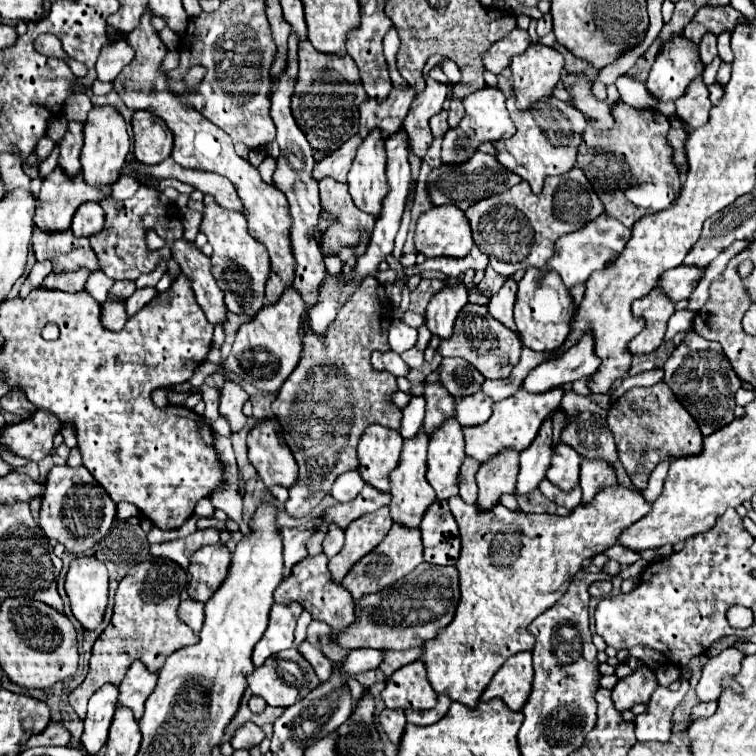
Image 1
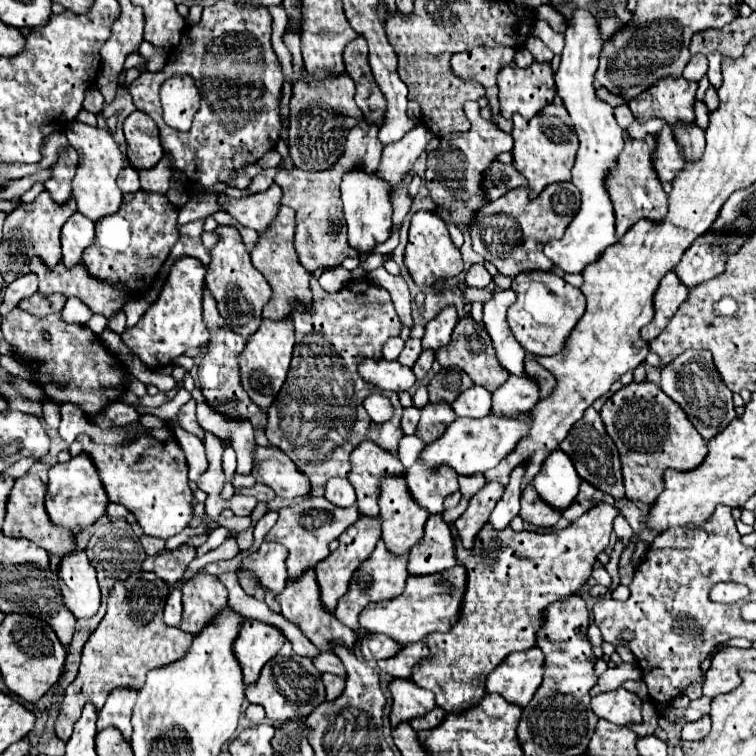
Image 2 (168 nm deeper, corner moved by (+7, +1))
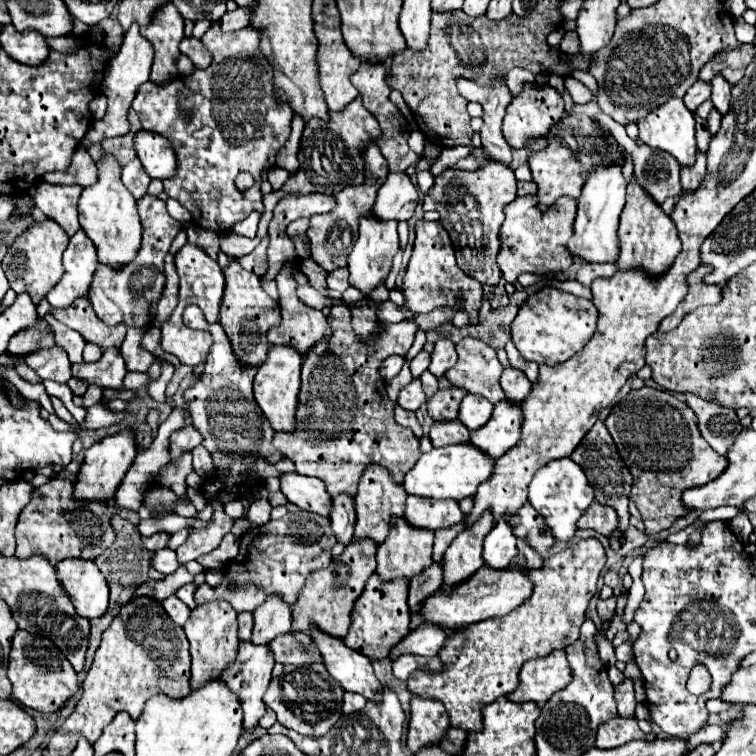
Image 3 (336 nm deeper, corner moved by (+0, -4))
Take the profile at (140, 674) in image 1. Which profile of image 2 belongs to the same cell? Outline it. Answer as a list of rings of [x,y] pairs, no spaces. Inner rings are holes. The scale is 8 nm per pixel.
[[[128,688],[114,690],[108,696],[104,708],[98,712],[96,730],[102,732],[104,728],[116,728],[116,730],[120,730],[124,740],[130,740],[130,734],[132,734],[130,714],[132,714],[134,702],[136,702],[136,692],[134,690],[128,690]]]

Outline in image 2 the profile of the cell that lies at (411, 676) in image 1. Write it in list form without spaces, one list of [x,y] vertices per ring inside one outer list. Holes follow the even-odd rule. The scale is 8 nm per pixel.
[[[402,678],[392,680],[390,692],[392,692],[392,700],[394,700],[392,712],[390,712],[392,728],[396,728],[400,722],[410,722],[414,718],[420,718],[436,706],[434,694],[430,690],[416,686],[408,678],[406,680],[402,680]]]

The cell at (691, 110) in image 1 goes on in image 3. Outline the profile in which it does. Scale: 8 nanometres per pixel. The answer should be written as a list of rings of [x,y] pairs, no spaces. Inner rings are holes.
[[[697,151],[697,161],[693,167],[681,167],[681,185],[683,191],[691,191],[697,189],[699,183],[705,177],[705,169],[707,169],[707,155],[703,151]]]

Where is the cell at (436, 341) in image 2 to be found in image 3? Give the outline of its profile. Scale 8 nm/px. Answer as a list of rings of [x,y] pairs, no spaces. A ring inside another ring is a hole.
[[[447,337],[439,339],[435,343],[435,349],[431,353],[431,365],[429,365],[429,371],[435,375],[435,377],[441,377],[445,375],[447,369],[451,369],[453,365],[457,363],[457,351],[455,351],[455,343]]]

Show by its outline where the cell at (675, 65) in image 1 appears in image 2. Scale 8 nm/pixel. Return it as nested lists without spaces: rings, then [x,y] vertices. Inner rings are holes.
[[[662,78],[652,90],[646,90],[628,106],[638,122],[662,118],[674,134],[678,122],[690,124],[694,120],[696,88],[698,84],[686,78]]]

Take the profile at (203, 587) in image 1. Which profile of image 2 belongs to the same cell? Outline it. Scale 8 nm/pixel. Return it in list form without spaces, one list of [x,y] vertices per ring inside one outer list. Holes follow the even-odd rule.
[[[196,574],[182,586],[182,606],[184,612],[178,628],[196,636],[228,606],[228,590],[216,576]]]

